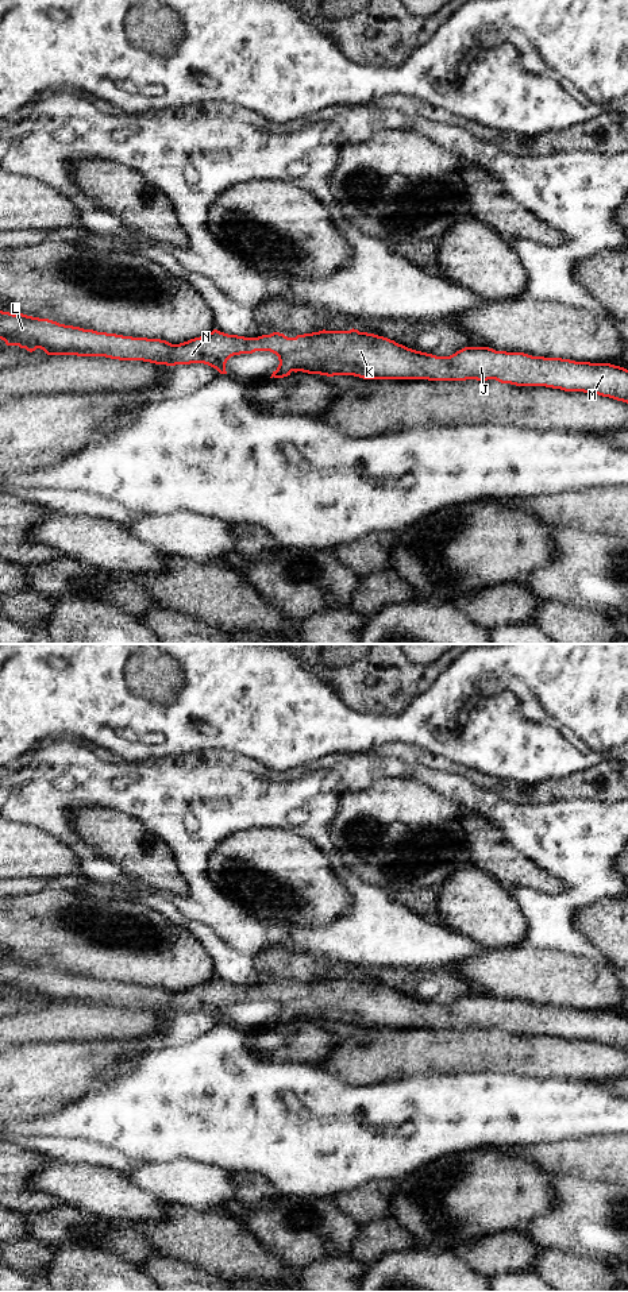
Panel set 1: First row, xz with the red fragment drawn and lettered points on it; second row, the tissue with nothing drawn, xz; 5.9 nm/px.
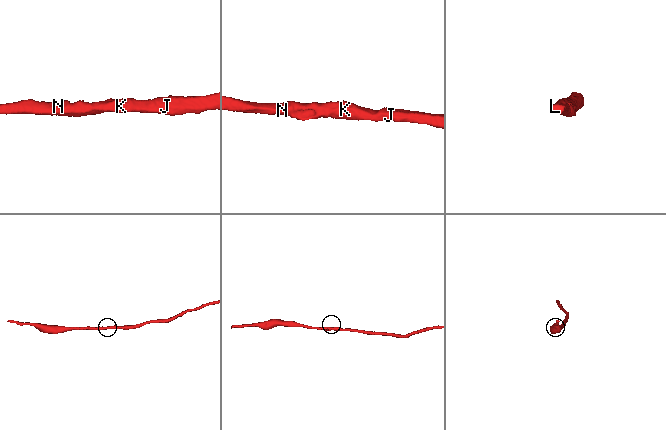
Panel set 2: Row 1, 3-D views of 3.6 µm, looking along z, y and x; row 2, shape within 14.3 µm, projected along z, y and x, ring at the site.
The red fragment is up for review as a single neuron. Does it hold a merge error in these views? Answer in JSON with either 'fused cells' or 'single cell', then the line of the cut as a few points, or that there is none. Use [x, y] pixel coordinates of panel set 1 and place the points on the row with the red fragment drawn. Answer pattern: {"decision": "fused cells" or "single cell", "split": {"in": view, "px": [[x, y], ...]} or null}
{"decision": "single cell", "split": null}

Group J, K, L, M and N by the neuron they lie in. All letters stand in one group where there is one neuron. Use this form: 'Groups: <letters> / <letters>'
Groups: J K L M N

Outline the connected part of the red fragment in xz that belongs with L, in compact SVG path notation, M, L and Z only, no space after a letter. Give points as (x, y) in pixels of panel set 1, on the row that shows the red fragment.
M0 311L0 339L30 352L41 348L47 355L105 356L166 366L204 363L220 374L227 374L226 363L234 355L270 351L280 360L270 378L303 371L363 379L496 379L516 386L598 394L628 404L628 370L610 363L532 356L489 347L465 347L450 356L436 356L354 328L323 329L296 338L280 332L244 338L213 329L207 336L172 344Z

